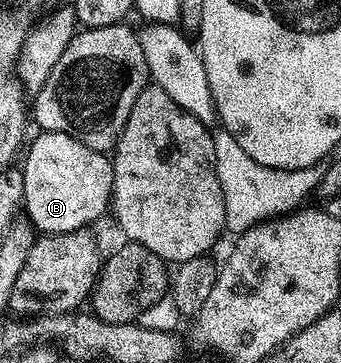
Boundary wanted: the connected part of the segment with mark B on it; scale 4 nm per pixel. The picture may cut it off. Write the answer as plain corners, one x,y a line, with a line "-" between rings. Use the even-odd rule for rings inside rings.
47,130
45,132
39,133
37,135
39,138
35,140
34,143
29,146
25,151
26,163
20,166
22,175
24,176
24,214
25,217
30,217
28,219
29,225
33,227
39,235
45,236
48,234
63,234
64,232
76,232
77,230
85,230
87,228
93,227
93,222
101,216
102,213
107,213
108,207
112,202
112,195
114,193
114,163
109,157
101,150
93,150
88,148
88,144
80,144
80,140
76,140
72,136
67,134
61,134
55,130

